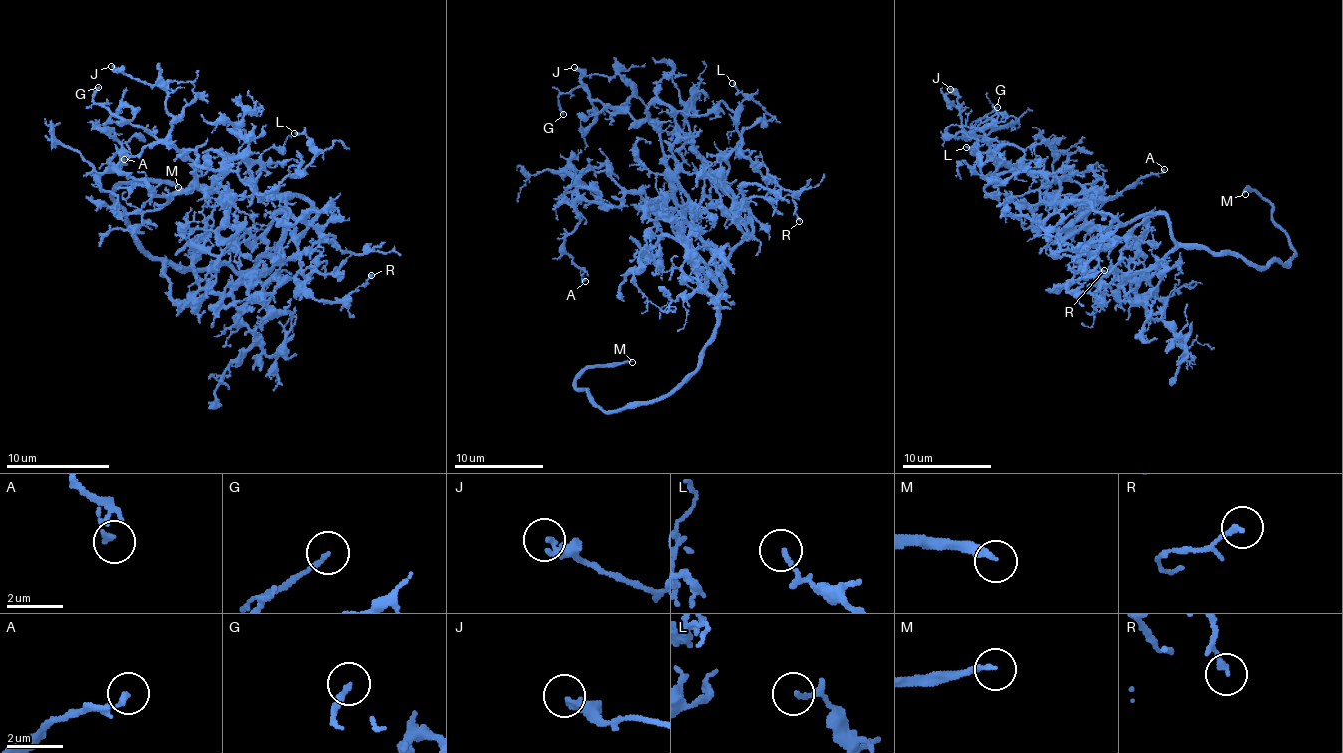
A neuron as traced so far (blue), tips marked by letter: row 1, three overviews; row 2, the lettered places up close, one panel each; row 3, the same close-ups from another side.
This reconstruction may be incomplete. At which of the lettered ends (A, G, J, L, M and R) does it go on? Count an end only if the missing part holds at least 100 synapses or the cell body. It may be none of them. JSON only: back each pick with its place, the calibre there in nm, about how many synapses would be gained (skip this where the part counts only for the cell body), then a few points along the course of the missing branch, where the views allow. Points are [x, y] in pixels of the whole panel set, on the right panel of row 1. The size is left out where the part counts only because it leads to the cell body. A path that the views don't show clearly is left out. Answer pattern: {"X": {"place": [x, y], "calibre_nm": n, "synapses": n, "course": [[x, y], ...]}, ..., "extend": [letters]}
{"M": {"place": [1245, 194], "calibre_nm": 240, "course": [[1245, 194], [1111, 191], [1129, 227], [1115, 218], [1137, 207], [1124, 183]]}, "extend": ["M"]}

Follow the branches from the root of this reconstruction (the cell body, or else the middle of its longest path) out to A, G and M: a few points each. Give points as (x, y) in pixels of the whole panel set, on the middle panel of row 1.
A: (730, 252), (715, 259), (668, 179), (665, 217), (628, 192), (576, 205), (565, 252), (585, 281)
G: (730, 252), (750, 217), (699, 176), (703, 156), (665, 105), (634, 121), (574, 87), (558, 96), (563, 114)
M: (730, 252), (715, 339), (683, 382), (650, 402), (614, 411), (603, 411), (576, 386), (587, 368), (632, 362)

